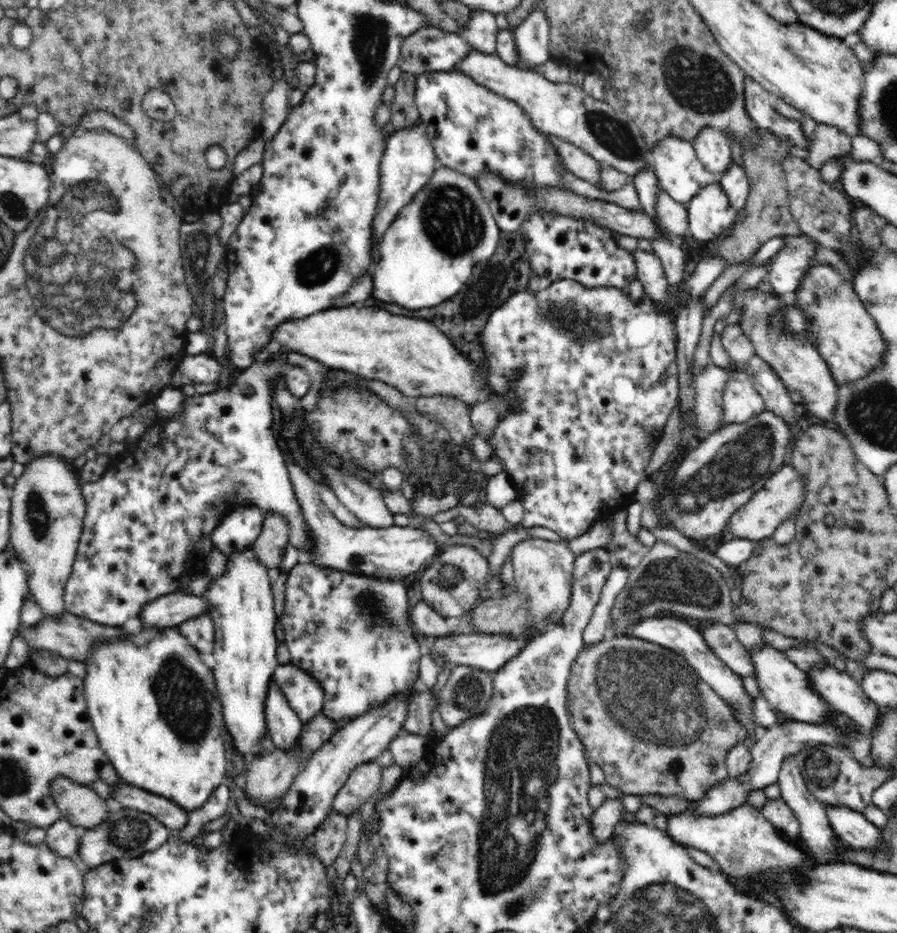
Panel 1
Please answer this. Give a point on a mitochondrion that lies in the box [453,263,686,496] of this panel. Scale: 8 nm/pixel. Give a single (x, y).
(571, 318)

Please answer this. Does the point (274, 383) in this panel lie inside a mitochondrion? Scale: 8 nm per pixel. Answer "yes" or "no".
no

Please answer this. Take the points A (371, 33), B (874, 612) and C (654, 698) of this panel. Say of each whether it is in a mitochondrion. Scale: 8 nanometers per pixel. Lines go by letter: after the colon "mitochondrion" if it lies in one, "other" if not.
A: mitochondrion
B: other
C: mitochondrion

